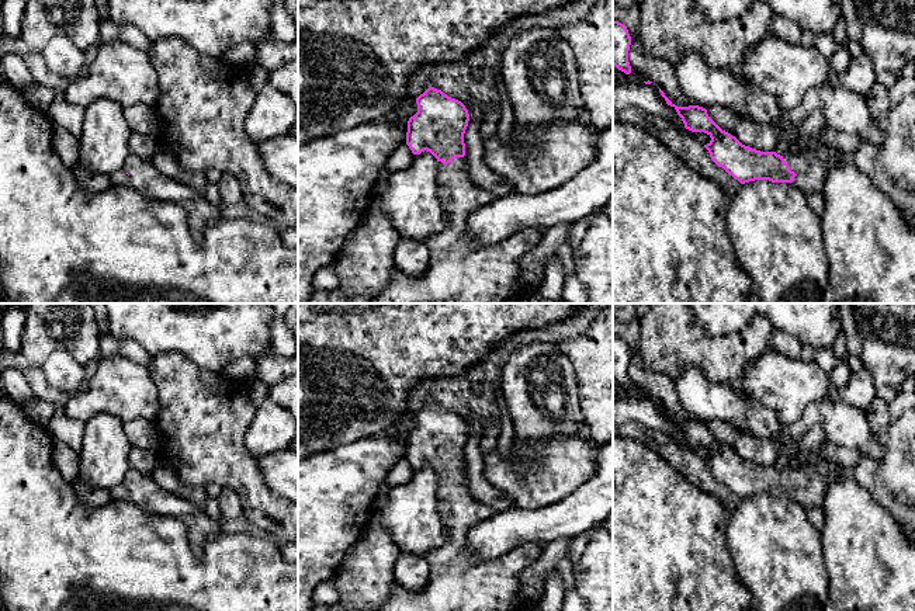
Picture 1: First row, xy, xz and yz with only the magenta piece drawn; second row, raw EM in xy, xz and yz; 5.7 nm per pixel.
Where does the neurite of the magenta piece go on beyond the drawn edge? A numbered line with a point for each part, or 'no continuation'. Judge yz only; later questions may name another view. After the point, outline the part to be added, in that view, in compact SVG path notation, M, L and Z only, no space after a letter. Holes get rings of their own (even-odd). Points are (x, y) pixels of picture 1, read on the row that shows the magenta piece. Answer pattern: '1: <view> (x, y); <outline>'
1: yz (890, 166); M915 94L893 105L876 122L884 132L880 145L862 142L850 153L826 147L810 155L784 155L789 169L797 174L790 184L807 197L822 192L826 171L835 163L855 164L915 226Z

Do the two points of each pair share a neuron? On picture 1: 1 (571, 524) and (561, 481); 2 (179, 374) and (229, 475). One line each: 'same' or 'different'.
1: different
2: same

